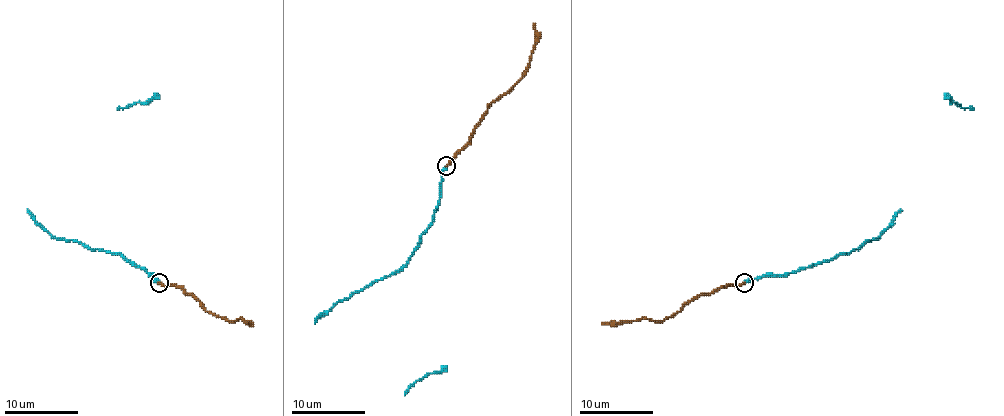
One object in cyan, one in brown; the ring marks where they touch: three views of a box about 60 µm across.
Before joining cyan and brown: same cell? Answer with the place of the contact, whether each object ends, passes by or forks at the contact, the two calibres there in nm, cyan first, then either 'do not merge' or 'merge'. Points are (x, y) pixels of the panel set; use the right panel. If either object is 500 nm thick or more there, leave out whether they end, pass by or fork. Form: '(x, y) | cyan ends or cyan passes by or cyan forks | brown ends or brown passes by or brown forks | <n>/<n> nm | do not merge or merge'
(744, 282) | cyan ends | brown ends | 280/240 nm | merge

